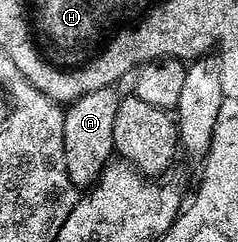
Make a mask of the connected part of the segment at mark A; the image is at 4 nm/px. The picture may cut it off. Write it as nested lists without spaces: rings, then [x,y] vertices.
[[[113,87],[95,89],[64,108],[63,153],[67,173],[79,189],[88,189],[101,178],[102,171],[114,158],[115,113],[122,96]]]

